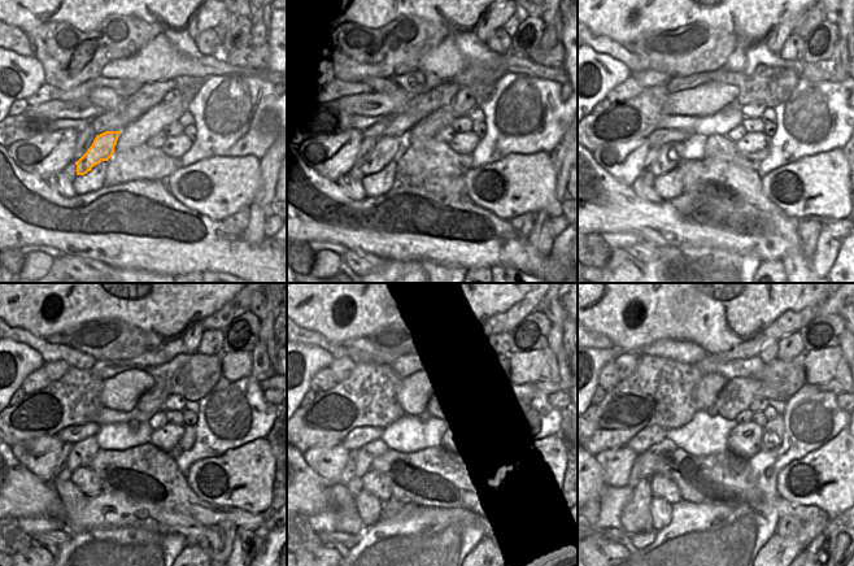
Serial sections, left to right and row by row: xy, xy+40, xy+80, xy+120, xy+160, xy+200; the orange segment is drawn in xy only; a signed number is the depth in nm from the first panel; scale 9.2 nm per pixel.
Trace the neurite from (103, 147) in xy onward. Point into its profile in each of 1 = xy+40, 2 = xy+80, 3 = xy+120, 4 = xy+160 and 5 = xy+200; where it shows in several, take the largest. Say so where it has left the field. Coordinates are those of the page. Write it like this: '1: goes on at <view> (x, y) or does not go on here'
1: goes on at xy+40 (386, 152)
2: goes on at xy+80 (670, 157)
3: goes on at xy+120 (82, 453)
4: goes on at xy+160 (367, 453)
5: goes on at xy+200 (648, 458)

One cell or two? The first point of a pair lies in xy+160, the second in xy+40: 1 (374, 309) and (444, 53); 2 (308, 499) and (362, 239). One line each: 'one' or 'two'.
1: two
2: one

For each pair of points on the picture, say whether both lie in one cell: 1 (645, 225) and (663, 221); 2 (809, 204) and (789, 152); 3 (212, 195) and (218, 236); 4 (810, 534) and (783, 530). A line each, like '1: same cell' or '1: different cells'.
1: same cell
2: different cells
3: different cells
4: different cells

